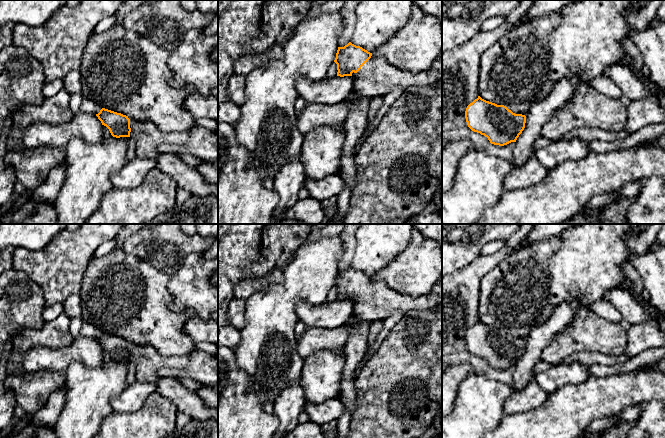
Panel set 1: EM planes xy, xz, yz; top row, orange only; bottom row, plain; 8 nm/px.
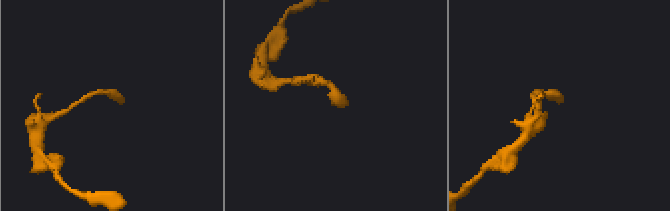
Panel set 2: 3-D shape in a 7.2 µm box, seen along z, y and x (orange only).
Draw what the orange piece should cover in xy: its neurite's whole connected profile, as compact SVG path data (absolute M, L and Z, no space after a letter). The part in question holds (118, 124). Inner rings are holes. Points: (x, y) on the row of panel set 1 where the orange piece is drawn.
M105 108L96 116L113 137L132 137L136 142L136 156L141 159L186 152L201 161L218 162L218 133L215 130L196 126L183 133L162 131L150 121L130 120L126 115Z

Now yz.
M480 96L467 106L465 118L472 131L499 146L516 142L526 123L525 115L515 114L506 106L486 101Z

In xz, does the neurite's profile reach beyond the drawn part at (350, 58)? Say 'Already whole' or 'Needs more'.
Needs more

